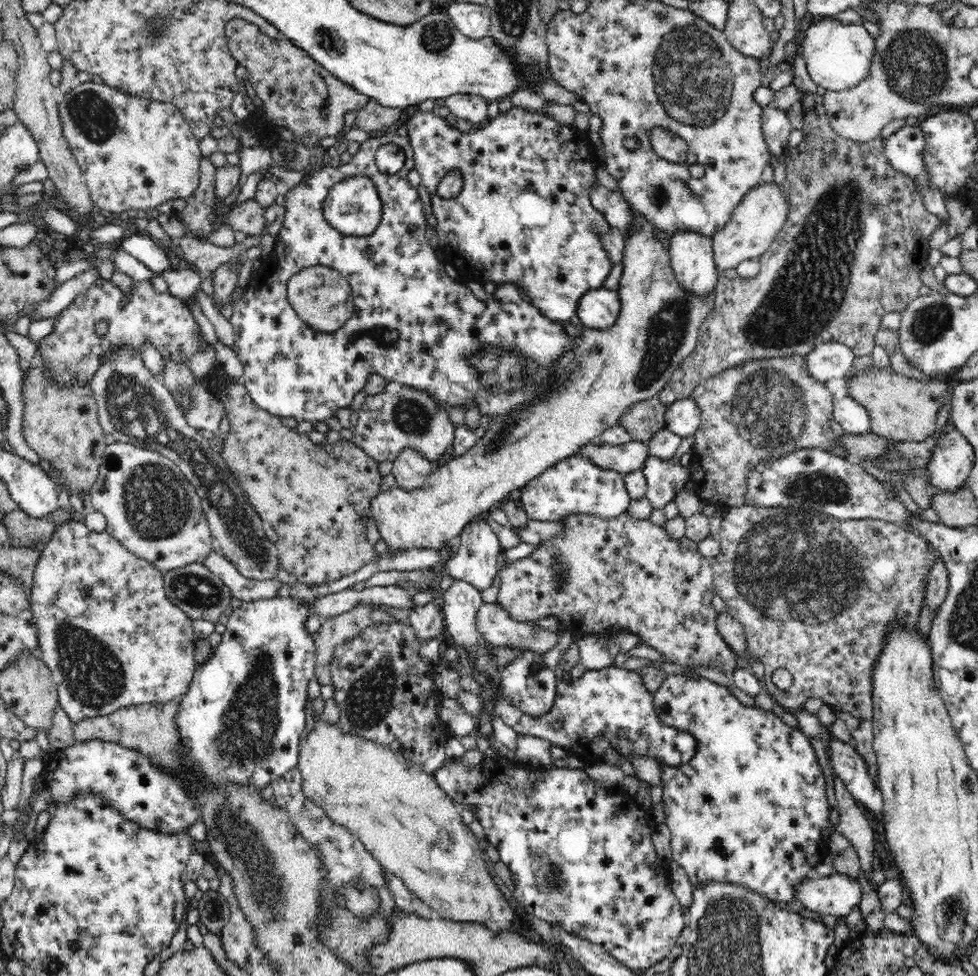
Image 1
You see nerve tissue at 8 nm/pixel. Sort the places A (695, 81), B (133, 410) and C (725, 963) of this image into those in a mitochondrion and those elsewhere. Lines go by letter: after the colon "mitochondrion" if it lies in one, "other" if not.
A: mitochondrion
B: mitochondrion
C: mitochondrion

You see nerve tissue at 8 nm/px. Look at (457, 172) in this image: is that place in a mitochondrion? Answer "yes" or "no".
no

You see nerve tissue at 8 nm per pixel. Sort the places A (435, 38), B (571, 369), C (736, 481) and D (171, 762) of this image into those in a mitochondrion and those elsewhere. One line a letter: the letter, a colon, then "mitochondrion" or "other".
A: mitochondrion
B: mitochondrion
C: other
D: mitochondrion

